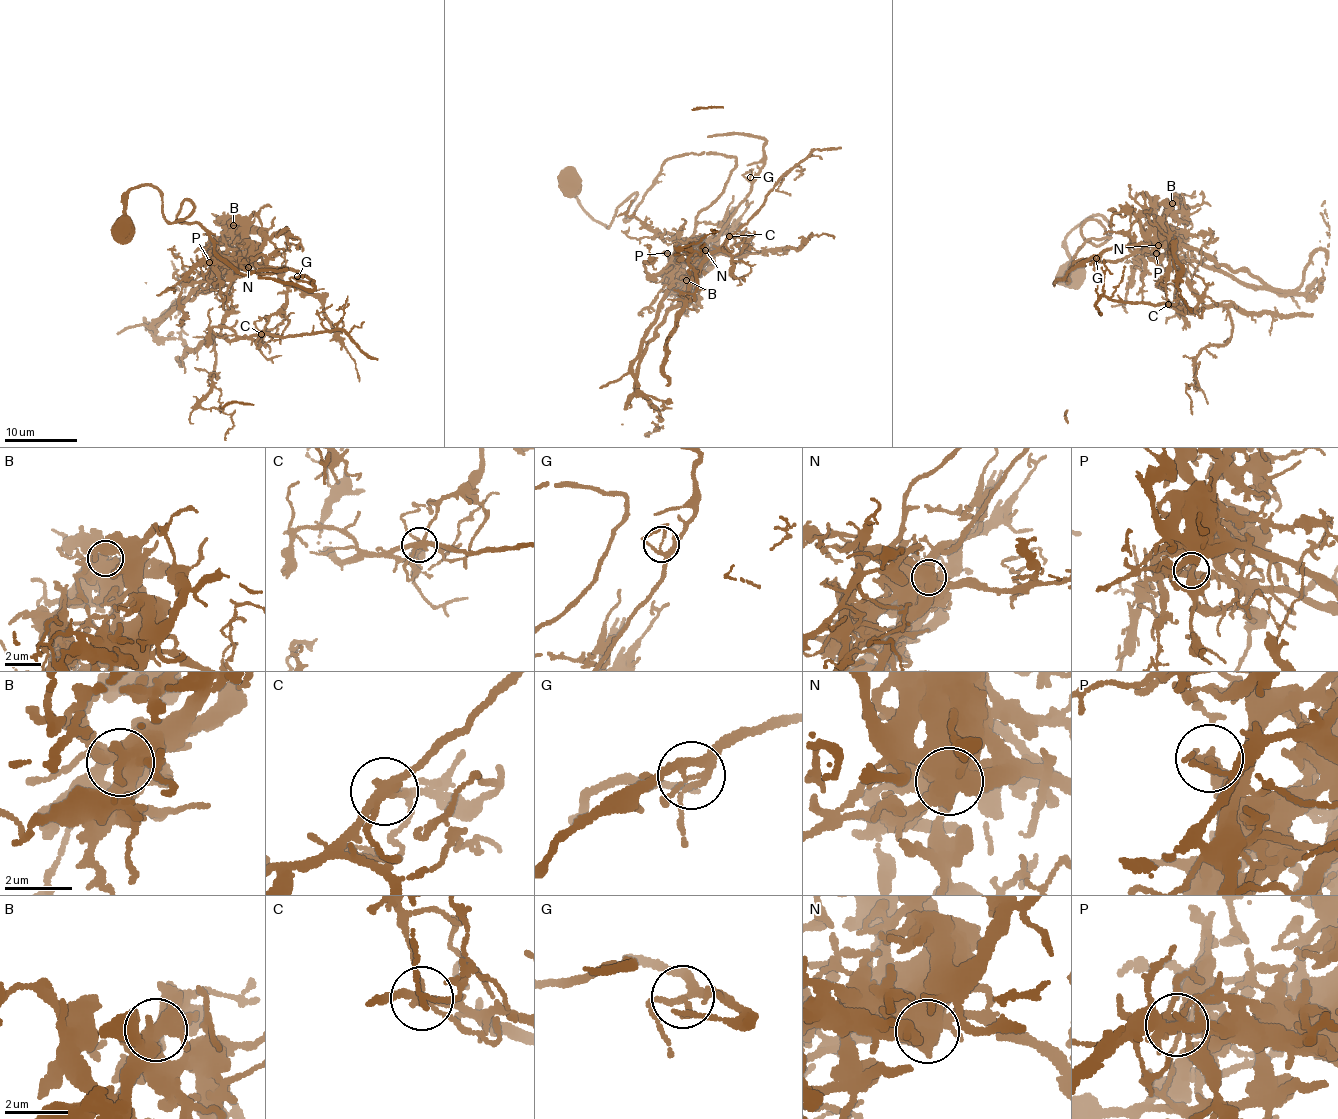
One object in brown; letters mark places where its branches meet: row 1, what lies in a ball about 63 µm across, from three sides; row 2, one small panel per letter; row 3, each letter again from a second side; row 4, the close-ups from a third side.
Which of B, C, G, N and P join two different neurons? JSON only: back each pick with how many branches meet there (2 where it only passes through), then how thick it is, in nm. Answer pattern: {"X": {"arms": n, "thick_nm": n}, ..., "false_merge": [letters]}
{"C": {"arms": 4, "thick_nm": 240}, "N": {"arms": 4, "thick_nm": 650}, "P": {"arms": 2, "thick_nm": 240}, "false_merge": ["C", "N", "P"]}

